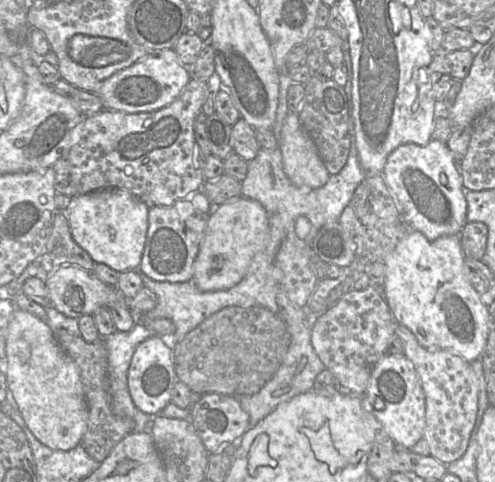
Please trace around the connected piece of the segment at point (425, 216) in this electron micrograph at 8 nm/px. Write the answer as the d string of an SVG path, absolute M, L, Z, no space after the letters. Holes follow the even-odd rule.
M431 139L426 146L419 146L415 143L400 145L388 156L382 174L397 204L400 216L412 229L421 232L430 241L442 236L459 235L468 223L467 200L463 191L459 162L445 143ZM441 173L445 173L448 178L446 185L440 180Z

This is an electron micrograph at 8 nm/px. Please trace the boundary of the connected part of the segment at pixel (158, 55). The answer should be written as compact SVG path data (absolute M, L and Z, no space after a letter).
M173 49L148 53L143 58L102 82L97 95L106 110L141 113L153 112L171 104L191 77Z

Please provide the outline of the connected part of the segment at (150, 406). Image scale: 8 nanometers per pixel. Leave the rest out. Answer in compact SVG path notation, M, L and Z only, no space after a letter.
M151 335L137 346L128 369L128 389L135 406L146 414L162 411L171 402L176 382L172 349L165 345L159 335Z

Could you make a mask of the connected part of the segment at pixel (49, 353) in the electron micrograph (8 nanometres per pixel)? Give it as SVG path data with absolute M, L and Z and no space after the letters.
M15 309L7 325L6 357L7 386L12 391L20 413L33 435L53 450L70 450L81 443L88 424L88 405L78 368L57 342L53 330L34 314Z

